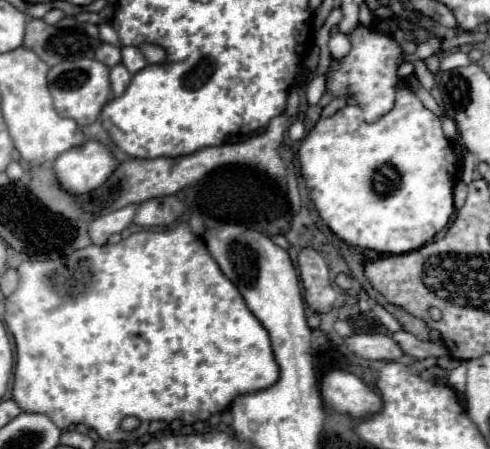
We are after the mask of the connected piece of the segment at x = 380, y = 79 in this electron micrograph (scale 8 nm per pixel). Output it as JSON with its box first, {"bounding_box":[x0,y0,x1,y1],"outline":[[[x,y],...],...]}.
{"bounding_box":[327,25,403,123],"outline":[[[357,25],[349,35],[351,51],[341,57],[329,61],[327,69],[327,93],[331,97],[345,97],[349,105],[361,107],[363,119],[367,123],[379,121],[385,113],[395,107],[395,95],[399,89],[399,75],[397,69],[403,63],[403,49],[389,33],[381,33],[377,27]]]}

